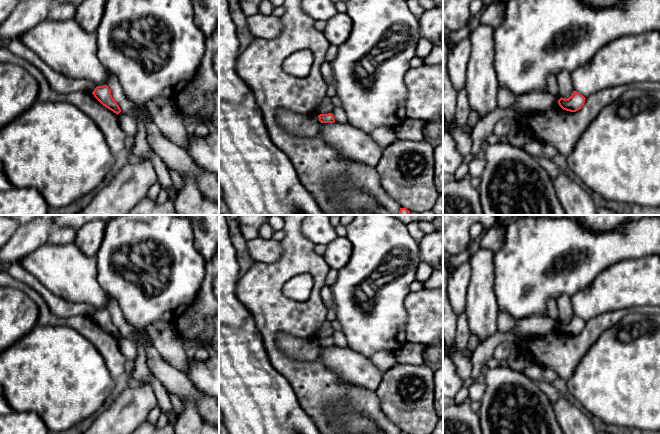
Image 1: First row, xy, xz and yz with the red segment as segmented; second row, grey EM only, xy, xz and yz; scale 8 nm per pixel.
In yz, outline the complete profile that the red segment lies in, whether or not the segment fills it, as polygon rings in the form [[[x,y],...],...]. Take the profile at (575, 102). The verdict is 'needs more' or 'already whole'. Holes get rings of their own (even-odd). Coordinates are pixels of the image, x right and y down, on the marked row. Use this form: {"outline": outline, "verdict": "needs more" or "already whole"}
{"outline": [[[573,91],[568,99],[560,98],[558,100],[559,106],[566,111],[576,112],[582,108],[585,103],[585,97],[580,93]]], "verdict": "already whole"}

